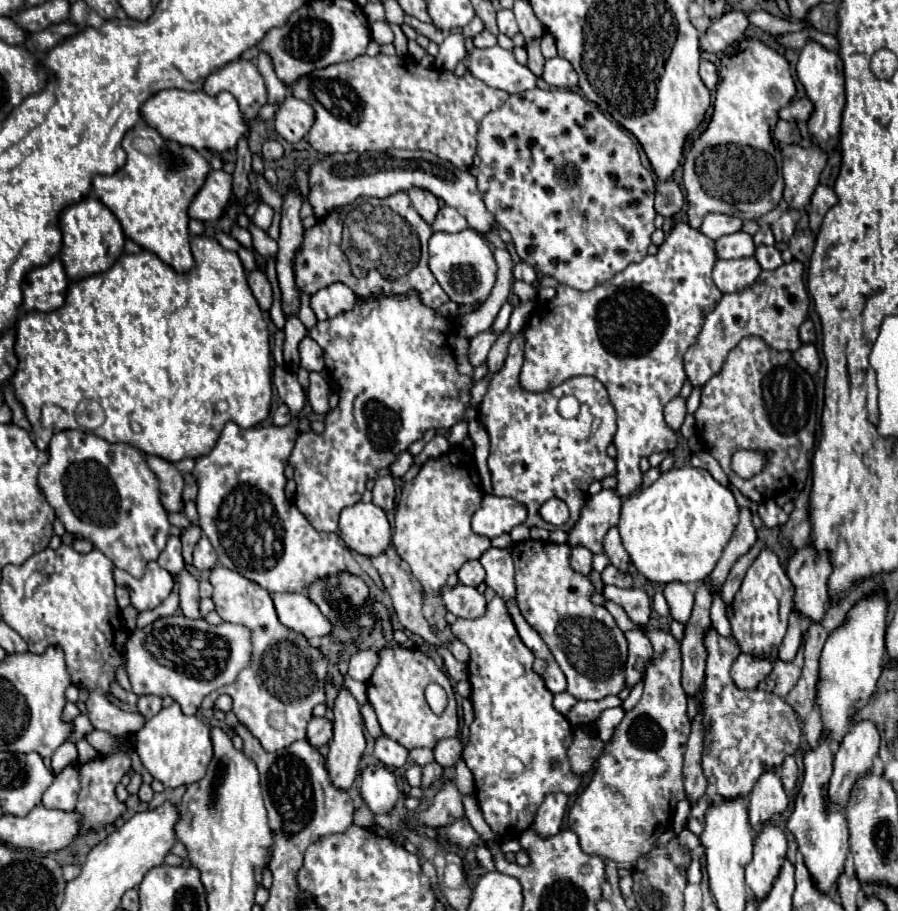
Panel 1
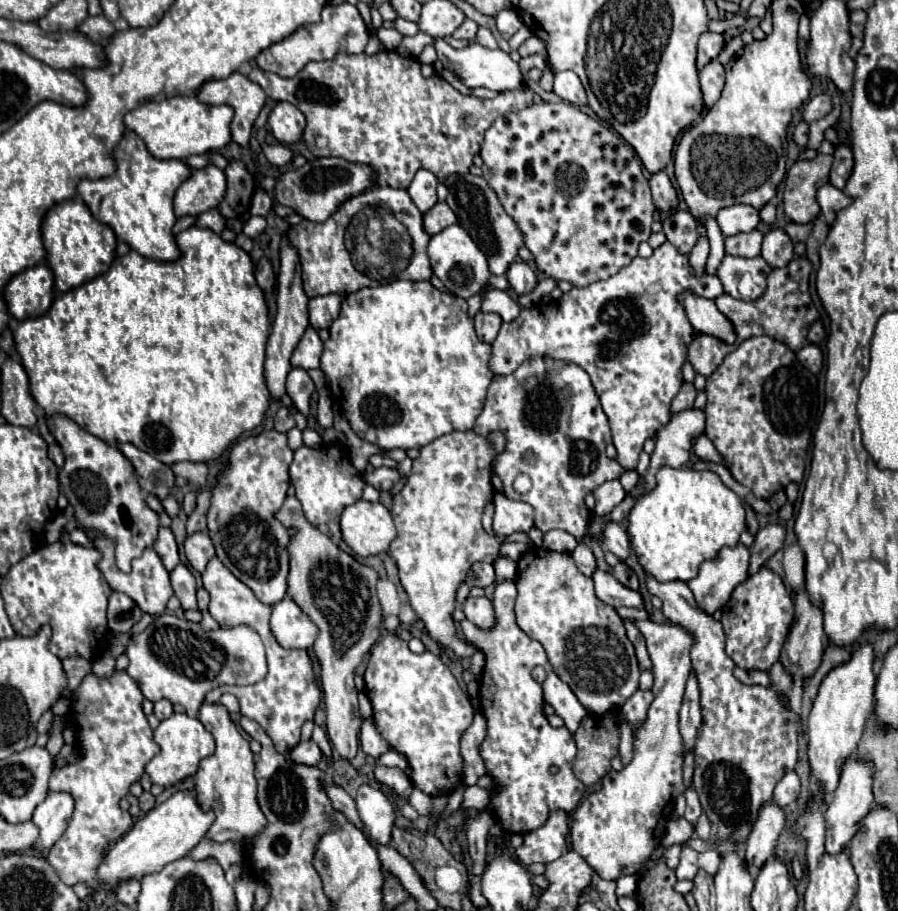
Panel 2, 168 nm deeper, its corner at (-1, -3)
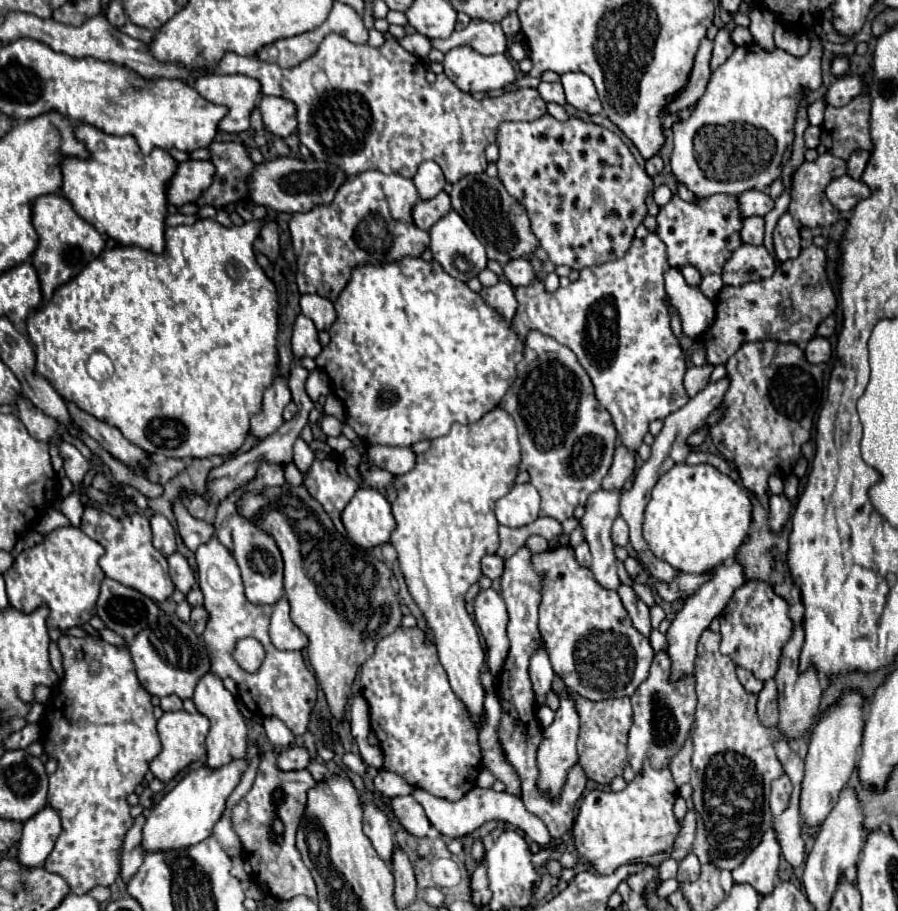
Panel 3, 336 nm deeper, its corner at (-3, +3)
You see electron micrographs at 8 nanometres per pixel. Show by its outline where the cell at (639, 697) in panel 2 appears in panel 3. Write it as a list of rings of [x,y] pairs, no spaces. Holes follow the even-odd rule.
[[[665,650],[657,652],[651,664],[649,678],[639,684],[633,702],[633,726],[629,732],[629,764],[635,774],[643,772],[643,762],[649,760],[655,770],[663,770],[671,764],[671,758],[683,748],[683,742],[691,734],[693,718],[695,718],[695,678],[683,676],[677,682],[671,682],[671,658]]]

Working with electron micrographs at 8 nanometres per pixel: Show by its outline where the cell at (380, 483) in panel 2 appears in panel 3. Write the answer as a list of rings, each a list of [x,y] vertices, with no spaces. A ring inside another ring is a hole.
[[[371,446],[369,450],[371,464],[389,470],[391,474],[399,476],[415,466],[415,452],[411,448],[389,448],[389,446]]]

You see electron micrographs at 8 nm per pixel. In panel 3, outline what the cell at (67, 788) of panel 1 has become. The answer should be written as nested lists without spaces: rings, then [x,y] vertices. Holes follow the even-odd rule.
[[[45,806],[41,812],[37,812],[23,824],[23,838],[19,842],[17,862],[21,866],[27,866],[29,870],[43,866],[59,834],[61,834],[61,818],[53,808]]]

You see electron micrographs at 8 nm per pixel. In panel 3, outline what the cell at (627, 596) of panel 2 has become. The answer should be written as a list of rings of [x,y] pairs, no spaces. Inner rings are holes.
[[[597,490],[595,494],[591,494],[591,498],[587,498],[585,504],[585,514],[579,520],[581,528],[583,528],[583,538],[591,548],[591,556],[593,556],[593,564],[591,564],[591,572],[595,576],[595,580],[605,586],[605,588],[619,588],[619,576],[617,576],[617,558],[613,552],[613,542],[611,542],[611,524],[613,520],[619,516],[619,498],[621,498],[621,490]]]

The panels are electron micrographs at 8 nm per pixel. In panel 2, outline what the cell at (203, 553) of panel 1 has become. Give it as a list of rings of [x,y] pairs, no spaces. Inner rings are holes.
[[[197,532],[185,540],[185,556],[189,564],[197,570],[203,572],[205,566],[209,564],[211,558],[215,558],[215,548],[211,538],[205,532]]]

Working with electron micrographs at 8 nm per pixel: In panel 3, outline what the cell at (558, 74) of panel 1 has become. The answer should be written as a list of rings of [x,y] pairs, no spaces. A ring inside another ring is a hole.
[[[567,72],[561,76],[561,84],[565,88],[567,102],[587,114],[599,114],[603,110],[599,94],[587,74],[581,72]]]

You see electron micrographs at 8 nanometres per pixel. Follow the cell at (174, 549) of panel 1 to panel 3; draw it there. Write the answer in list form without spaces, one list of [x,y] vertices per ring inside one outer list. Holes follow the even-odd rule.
[[[161,514],[151,516],[151,530],[153,530],[153,546],[163,554],[169,556],[175,552],[175,530],[169,520]]]

